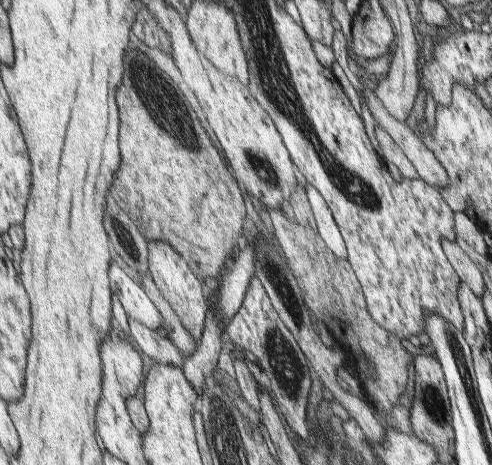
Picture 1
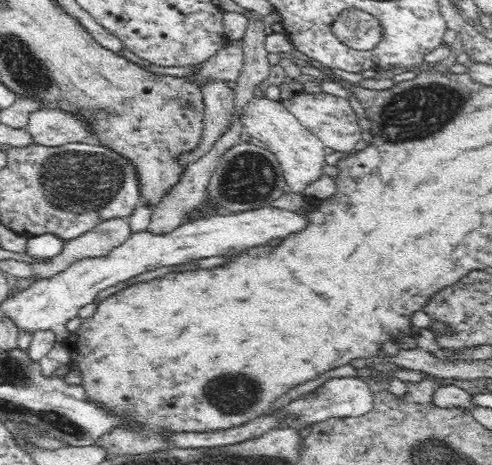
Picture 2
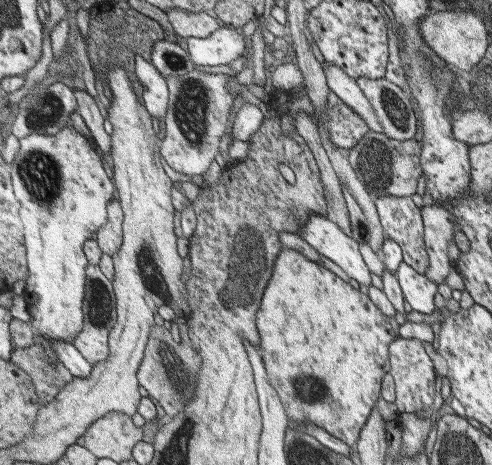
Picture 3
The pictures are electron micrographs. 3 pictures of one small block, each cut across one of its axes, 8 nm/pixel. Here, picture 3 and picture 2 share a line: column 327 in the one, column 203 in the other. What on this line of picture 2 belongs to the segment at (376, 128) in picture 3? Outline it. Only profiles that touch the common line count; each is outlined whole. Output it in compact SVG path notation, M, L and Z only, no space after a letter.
M234 44L226 45L214 56L199 63L196 72L187 78L197 85L197 82L202 82L202 78L211 76L211 78L219 78L233 85L239 78L243 66L244 49Z

